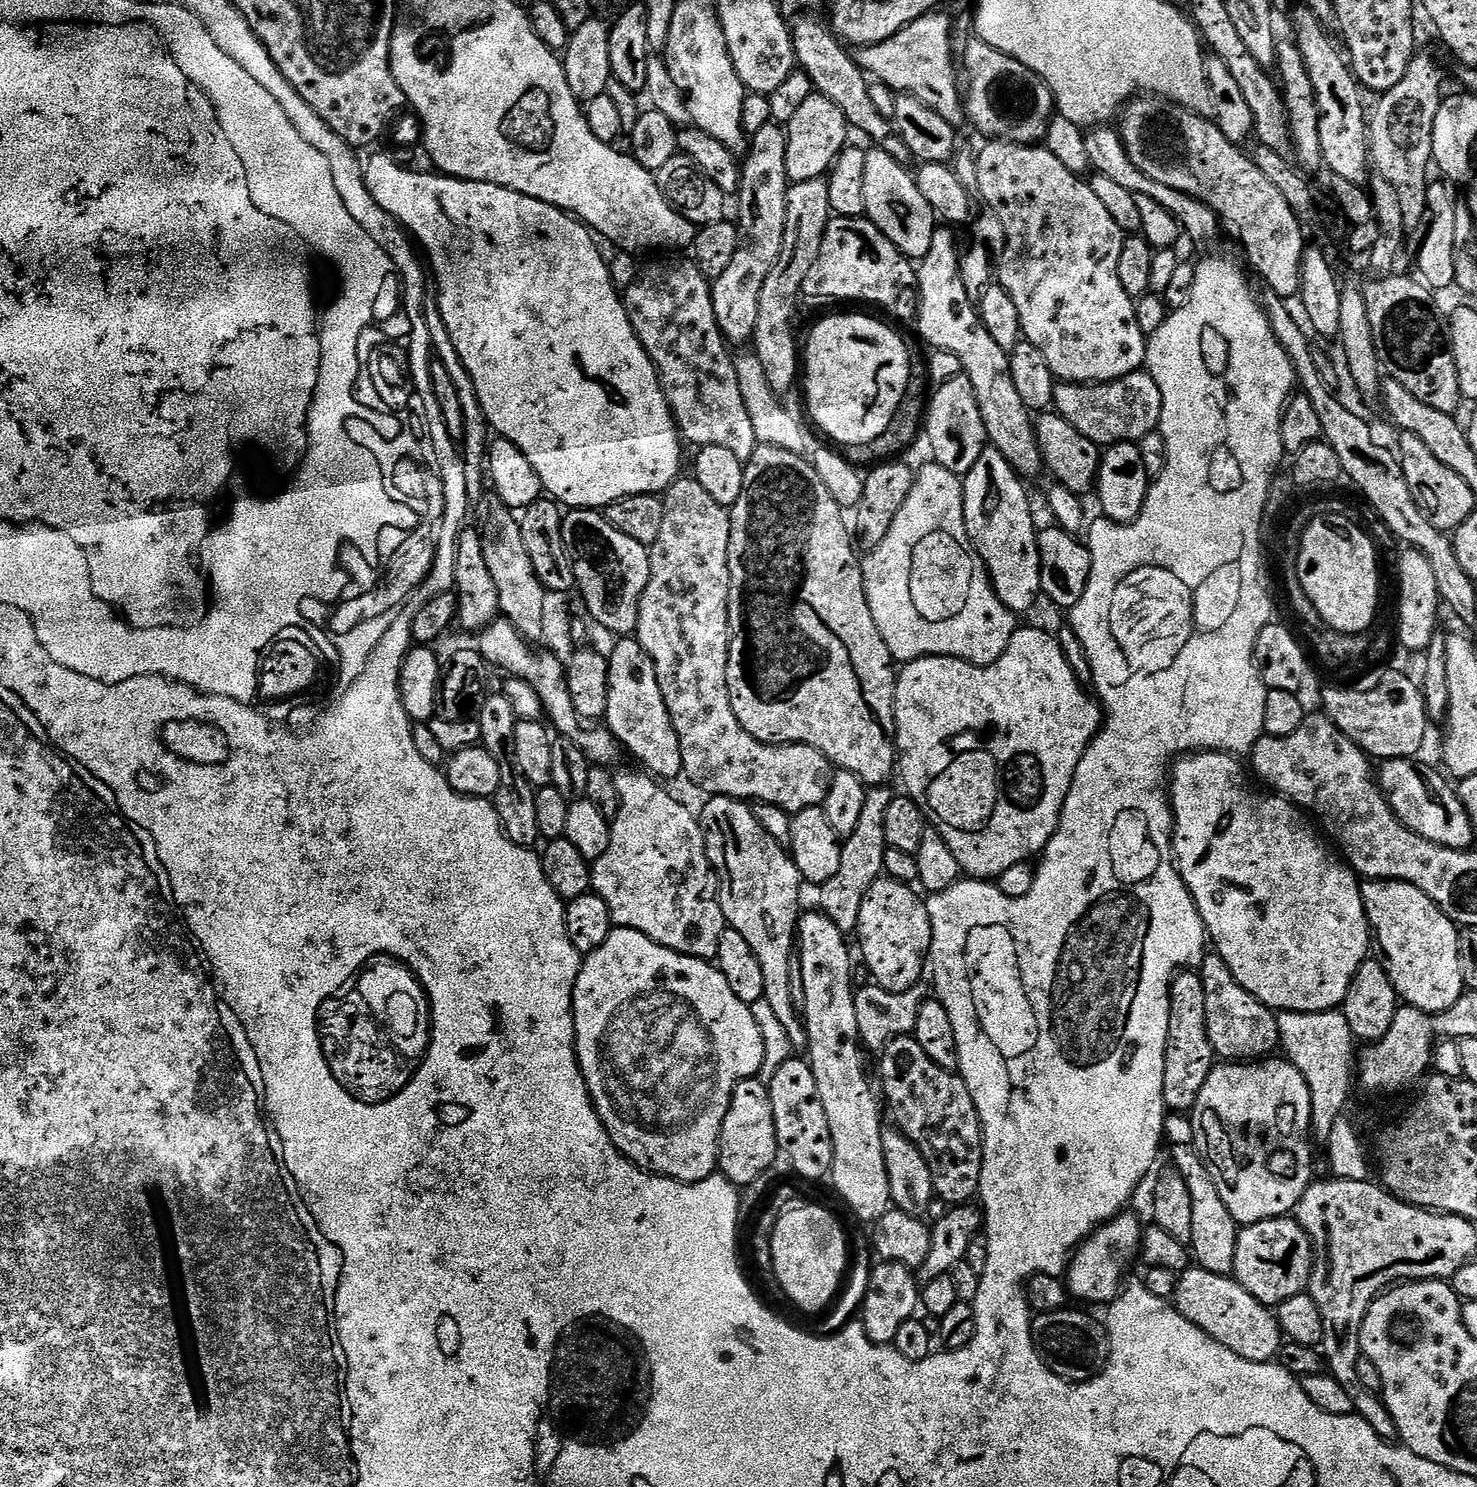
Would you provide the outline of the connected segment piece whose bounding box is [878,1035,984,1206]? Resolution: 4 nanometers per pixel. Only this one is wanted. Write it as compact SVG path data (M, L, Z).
M913 1035L894 1038L880 1057L878 1080L883 1084L883 1103L892 1111L895 1127L926 1158L936 1195L949 1206L975 1201L984 1160L984 1128L966 1082L953 1069L933 1062Z

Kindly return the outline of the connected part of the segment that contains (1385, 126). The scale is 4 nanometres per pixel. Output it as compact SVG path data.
M1418 54L1406 70L1406 78L1398 82L1389 92L1383 93L1376 104L1376 113L1370 116L1370 160L1375 171L1408 202L1415 192L1423 193L1429 183L1428 164L1433 163L1434 118L1438 110L1440 93L1440 72L1430 57Z

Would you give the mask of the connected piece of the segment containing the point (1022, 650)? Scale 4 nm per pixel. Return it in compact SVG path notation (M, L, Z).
M1024 626L1017 627L1015 634L1010 638L1010 646L1006 646L1002 658L998 658L998 662L988 664L985 668L953 656L923 656L921 660L907 661L899 669L896 677L898 776L904 779L903 791L918 802L918 806L924 809L931 827L940 832L946 846L954 850L954 858L958 858L961 873L977 880L991 881L993 878L1000 877L1006 870L1010 870L1010 866L1018 866L1018 862L1031 861L1039 857L1046 845L1052 841L1052 835L1056 832L1080 759L1084 757L1084 752L1092 743L1092 739L1102 728L1101 705L1084 692L1087 692L1085 685L1081 684L1074 670L1071 669L1057 637L1052 632L1043 632L1040 628L1024 628Z

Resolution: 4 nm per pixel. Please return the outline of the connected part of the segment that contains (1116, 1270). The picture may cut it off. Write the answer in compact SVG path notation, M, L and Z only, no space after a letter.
M1125 1210L1100 1225L1091 1236L1084 1239L1084 1243L1073 1252L1072 1259L1068 1262L1066 1283L1069 1293L1088 1304L1111 1304L1125 1283L1124 1275L1127 1274L1132 1259L1137 1259L1141 1231L1142 1223L1132 1210Z

